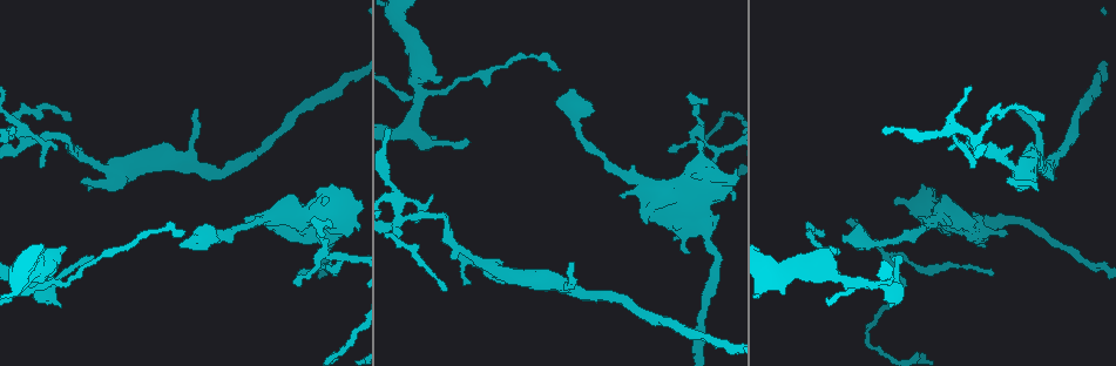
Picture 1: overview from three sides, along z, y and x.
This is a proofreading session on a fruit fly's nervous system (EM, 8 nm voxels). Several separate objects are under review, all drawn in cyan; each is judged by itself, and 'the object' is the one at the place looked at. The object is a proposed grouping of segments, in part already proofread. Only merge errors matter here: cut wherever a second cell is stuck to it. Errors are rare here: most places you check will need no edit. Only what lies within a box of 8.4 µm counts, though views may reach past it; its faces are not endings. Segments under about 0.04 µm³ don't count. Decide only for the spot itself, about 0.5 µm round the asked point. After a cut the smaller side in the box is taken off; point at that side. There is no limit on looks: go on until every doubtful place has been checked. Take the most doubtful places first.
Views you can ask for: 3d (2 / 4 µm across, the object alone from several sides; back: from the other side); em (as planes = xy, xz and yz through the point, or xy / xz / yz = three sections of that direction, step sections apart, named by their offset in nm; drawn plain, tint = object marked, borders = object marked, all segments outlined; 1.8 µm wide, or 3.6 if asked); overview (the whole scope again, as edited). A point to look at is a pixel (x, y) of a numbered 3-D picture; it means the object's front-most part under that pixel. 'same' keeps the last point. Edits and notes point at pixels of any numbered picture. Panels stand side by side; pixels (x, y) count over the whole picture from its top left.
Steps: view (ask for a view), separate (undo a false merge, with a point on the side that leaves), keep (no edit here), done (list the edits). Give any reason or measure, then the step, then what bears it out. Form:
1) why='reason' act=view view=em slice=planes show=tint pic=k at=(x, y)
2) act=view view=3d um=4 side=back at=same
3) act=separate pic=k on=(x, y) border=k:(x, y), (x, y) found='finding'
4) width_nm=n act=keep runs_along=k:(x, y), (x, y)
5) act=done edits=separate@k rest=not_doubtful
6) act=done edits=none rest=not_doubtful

why='sharp bend' act=view view=3d um=2 pic=1 at=(27, 141)

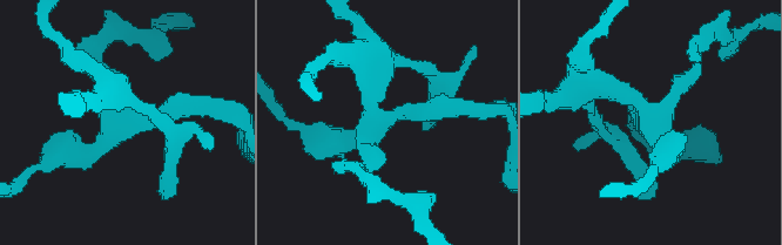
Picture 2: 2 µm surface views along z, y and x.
act=view view=em slice=xy step=16 show=tint pic=2 at=(126, 117)

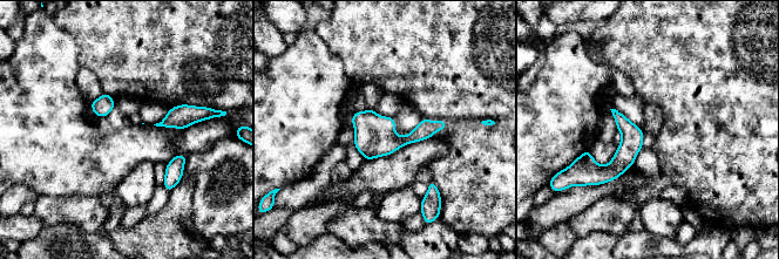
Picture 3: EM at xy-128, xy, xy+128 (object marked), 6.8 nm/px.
act=view view=em slice=yz step=4 show=tint at=same

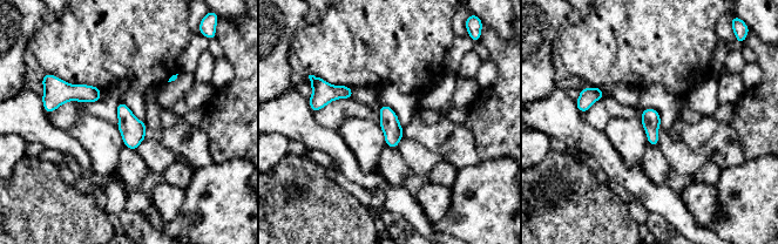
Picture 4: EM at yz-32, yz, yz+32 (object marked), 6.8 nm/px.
width_nm=130 act=keep found='all the same cell'

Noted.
why='thick turns thin' act=view view=3d um=4 pic=1 at=(46, 284)

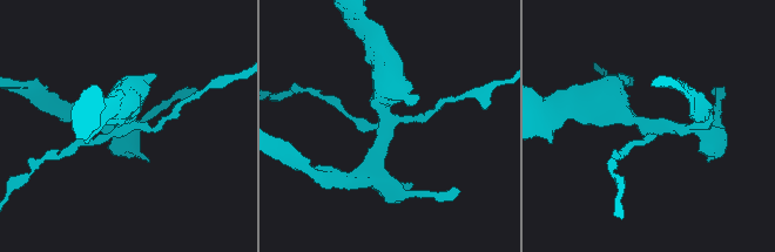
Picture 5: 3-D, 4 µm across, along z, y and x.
why='now the EM' act=view view=em um=3.6 slice=planes show=tint pic=5 at=(389, 120)

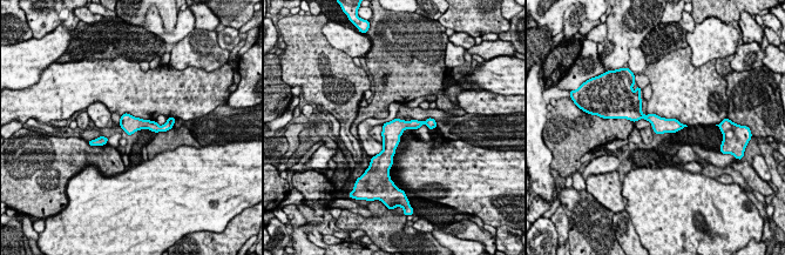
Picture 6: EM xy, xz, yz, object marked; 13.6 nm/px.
width_nm=220 act=keep runs_along=6:(626, 114), (679, 126) found='continuous, no second cell'

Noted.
why='calibre changes' act=view view=3d um=2 pic=1 at=(578, 123)

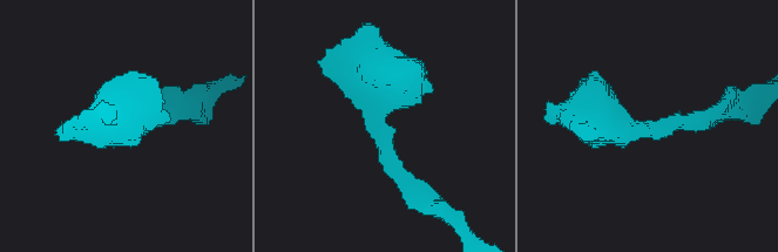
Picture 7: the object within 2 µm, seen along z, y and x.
act=view view=em slice=planes show=tint pic=7 at=(653, 125)

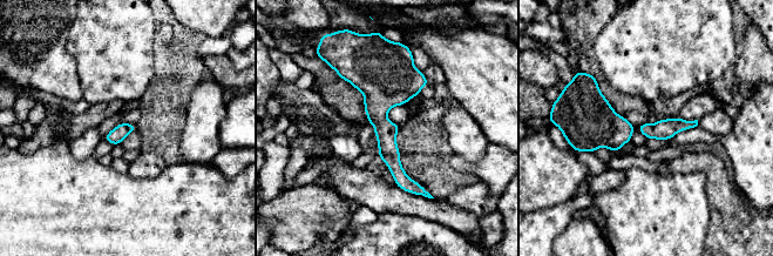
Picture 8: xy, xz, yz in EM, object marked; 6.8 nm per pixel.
act=keep runs_along=8:(381, 59), (387, 148), (419, 192) found='continuous, no second cell'

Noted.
act=done edits=none rest=not_doubtful

